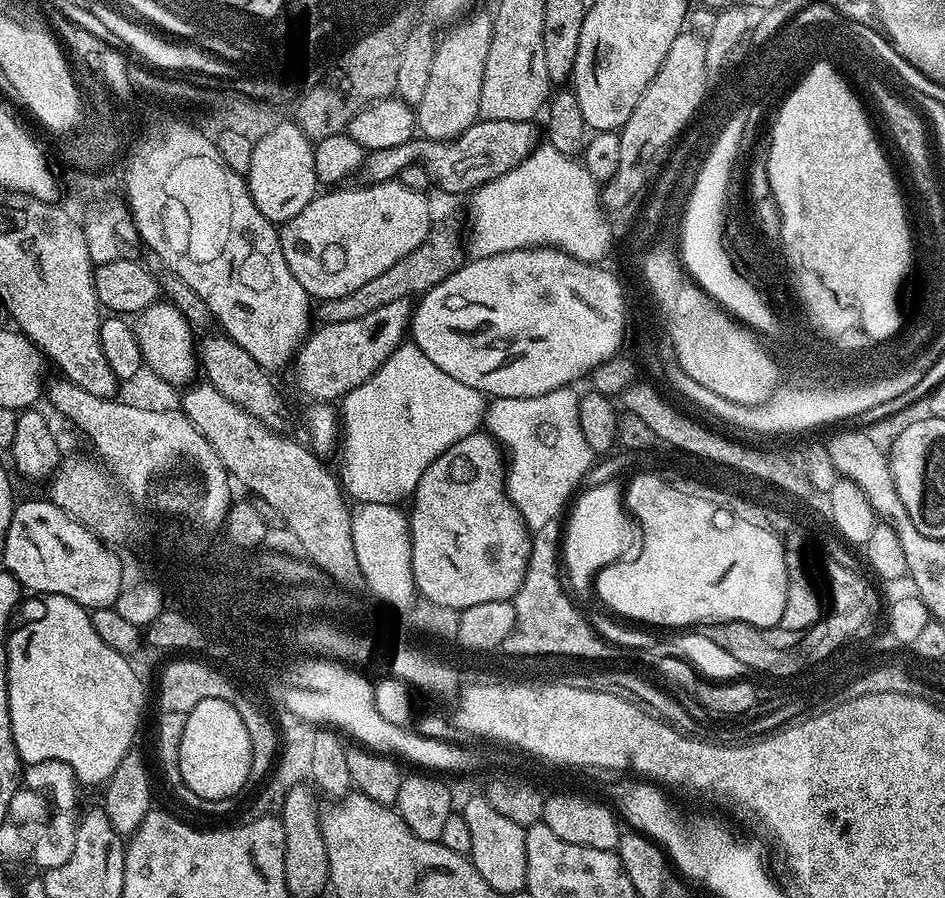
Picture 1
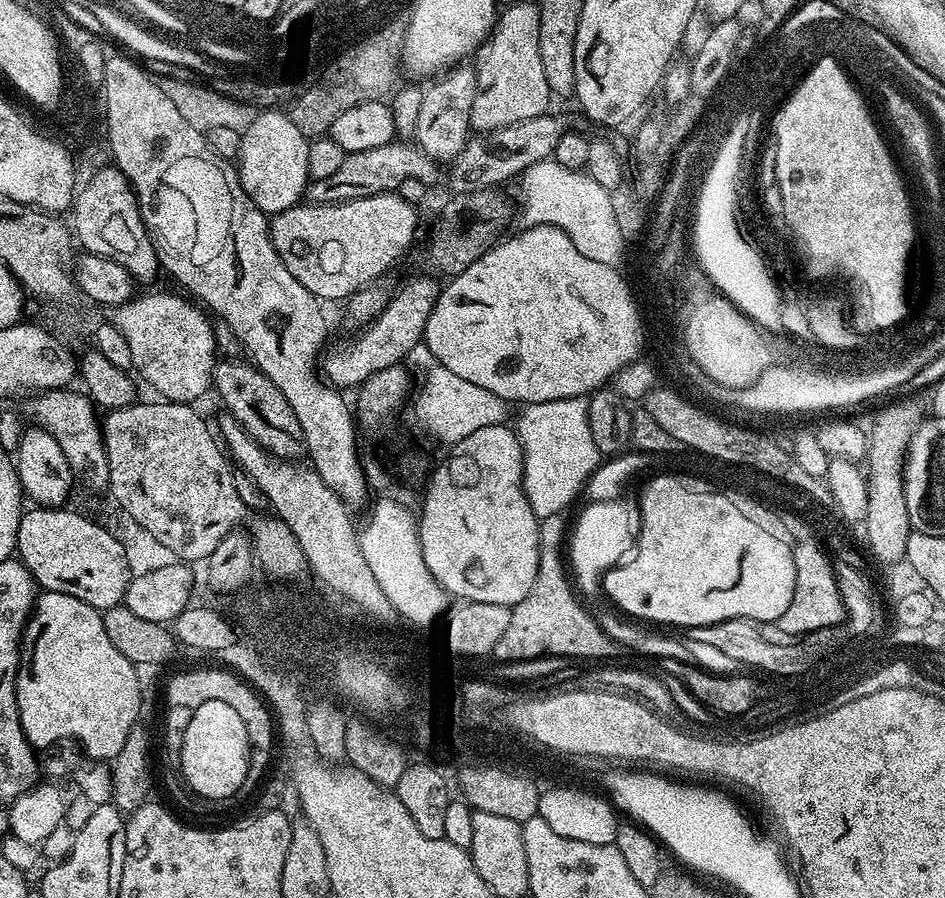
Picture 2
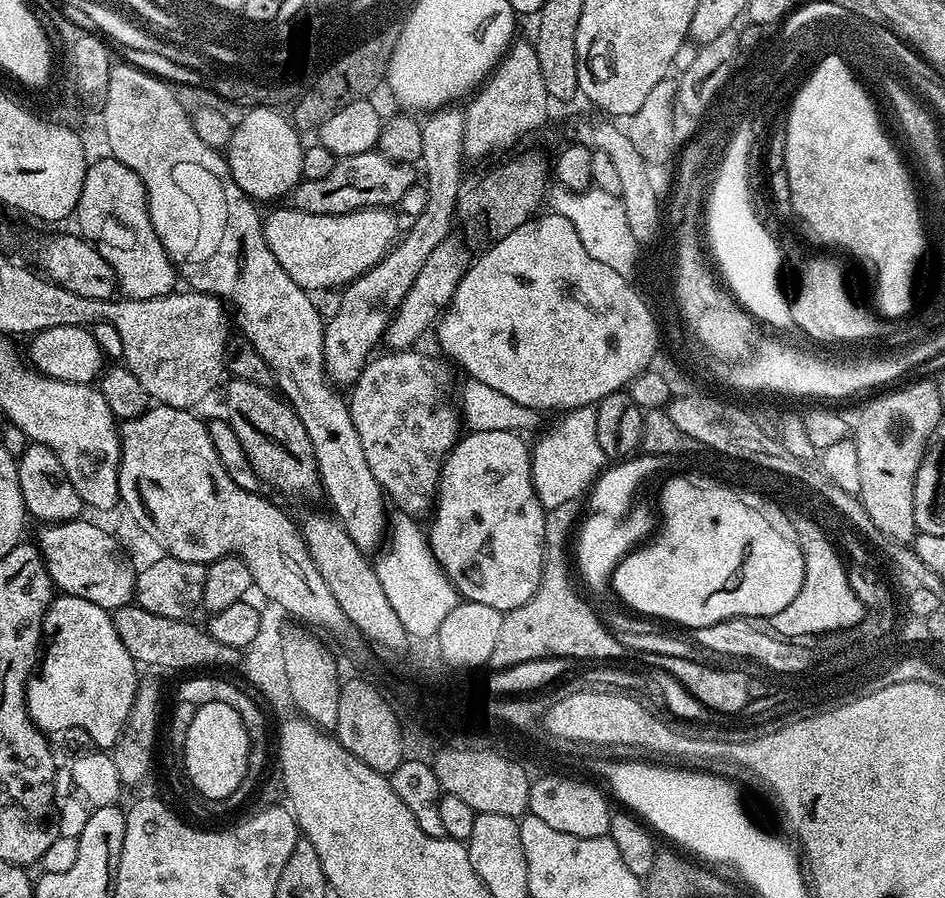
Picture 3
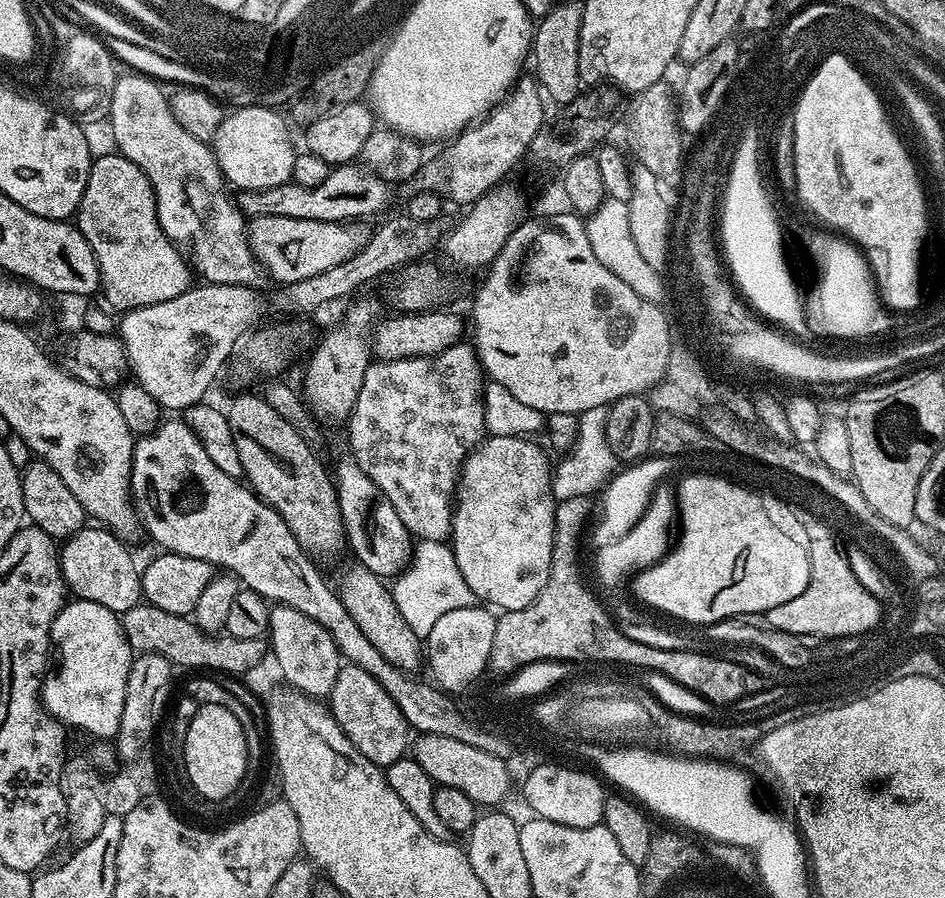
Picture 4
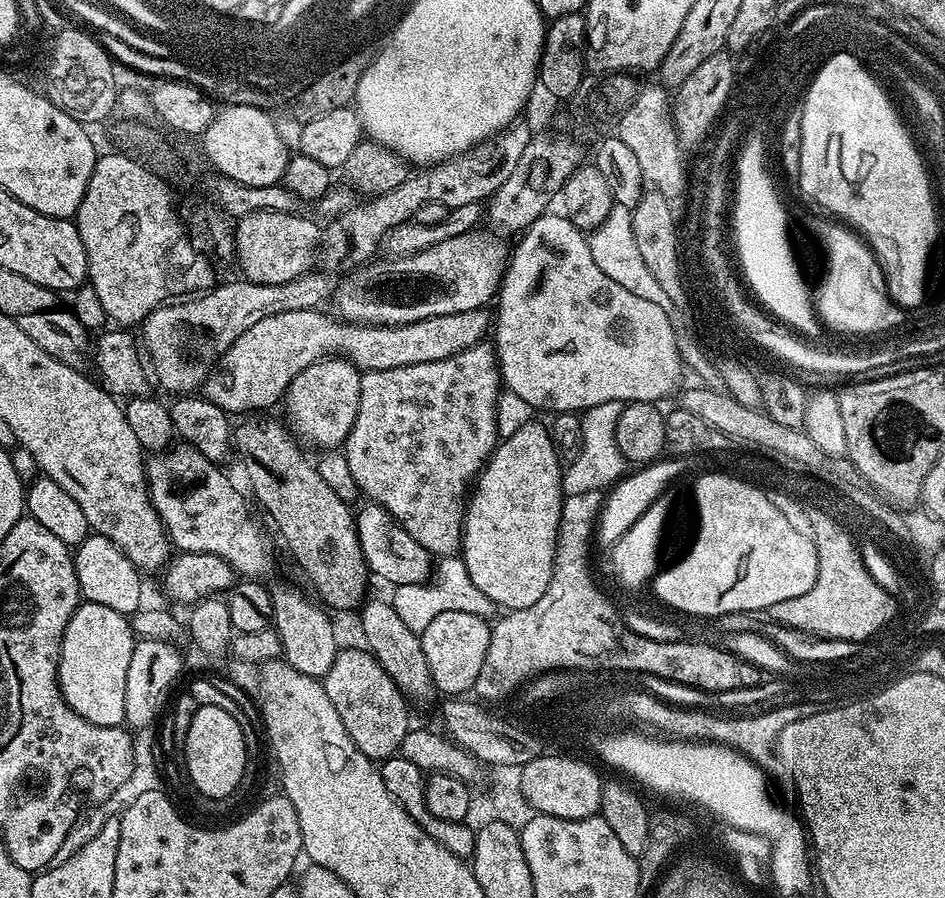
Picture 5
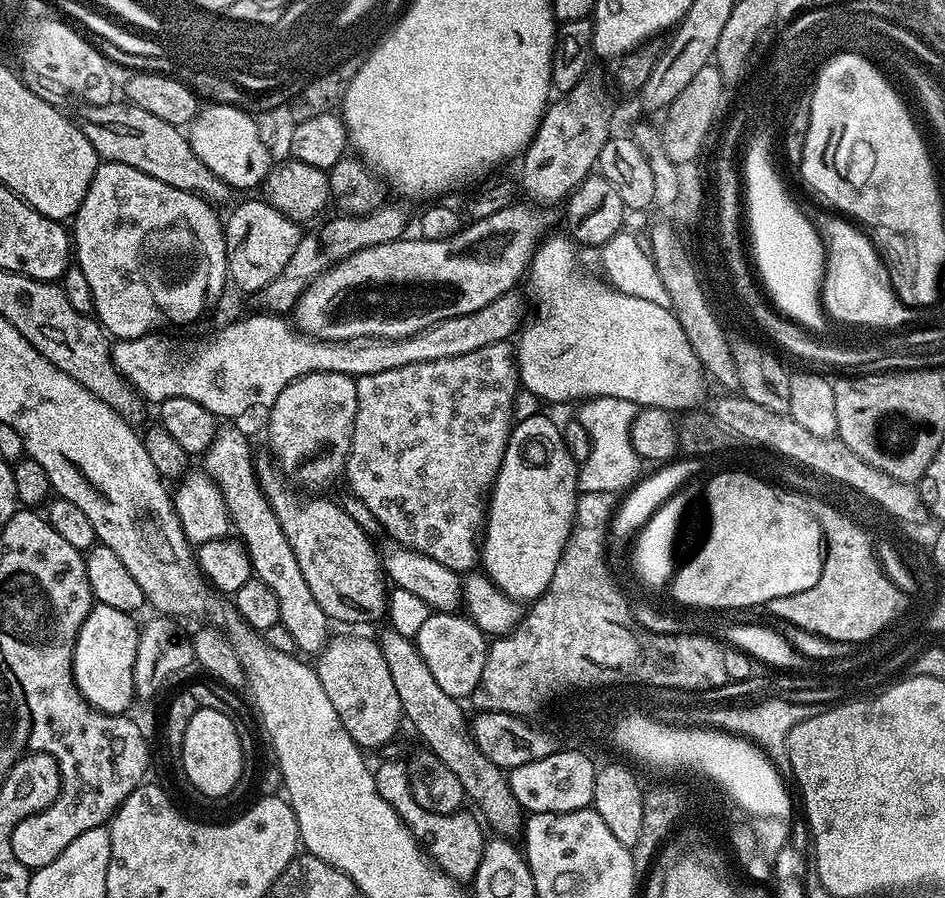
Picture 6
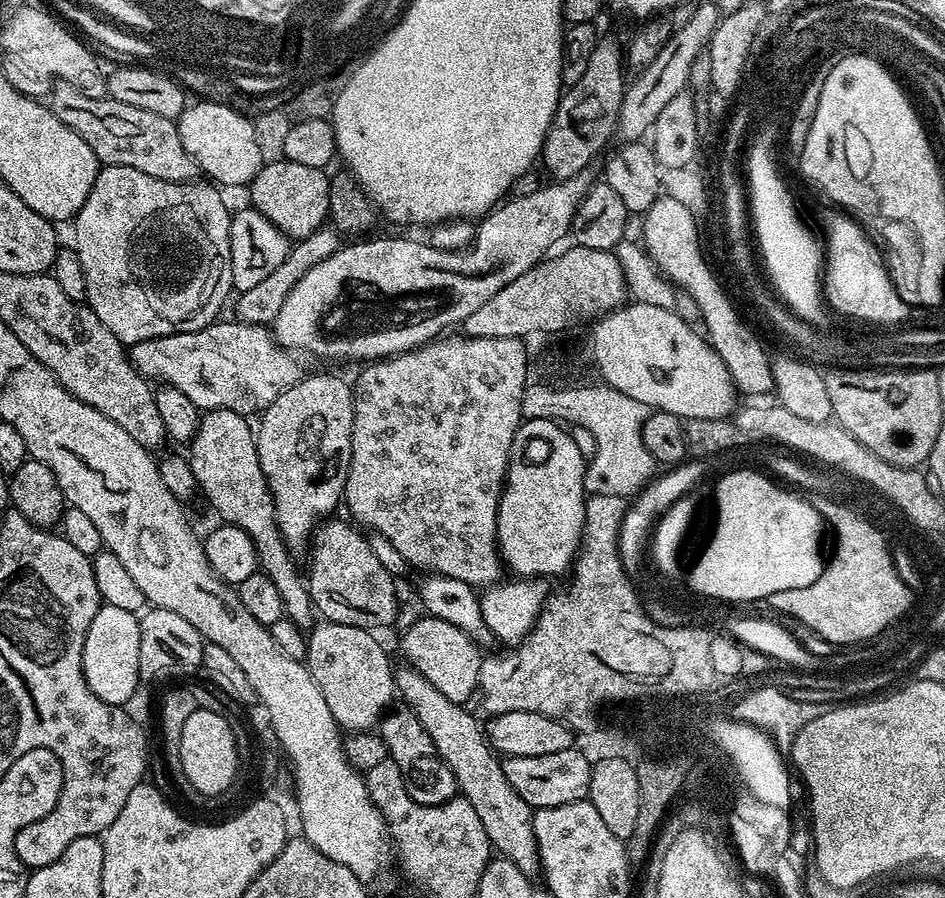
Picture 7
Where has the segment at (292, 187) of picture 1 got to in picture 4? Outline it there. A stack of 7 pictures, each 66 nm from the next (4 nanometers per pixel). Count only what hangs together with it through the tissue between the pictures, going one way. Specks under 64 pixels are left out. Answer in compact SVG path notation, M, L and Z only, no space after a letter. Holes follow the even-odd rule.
M237 108L229 111L222 126L218 126L210 147L225 181L233 189L266 190L292 180L298 148L292 145L292 136L280 115L274 108Z

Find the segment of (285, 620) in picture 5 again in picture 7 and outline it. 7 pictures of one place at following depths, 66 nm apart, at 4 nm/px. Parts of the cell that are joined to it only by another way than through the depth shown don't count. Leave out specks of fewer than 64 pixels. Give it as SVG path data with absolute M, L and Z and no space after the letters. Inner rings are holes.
M214 408L205 411L187 449L189 452L186 452L186 458L194 470L197 489L208 499L209 506L220 515L219 519L250 534L258 554L259 571L265 572L270 582L274 582L278 594L282 594L285 617L295 624L308 626L313 623L314 617L308 582L301 569L300 572L296 569L292 561L293 553L284 545L278 530L272 495L258 462L256 433L253 425L248 424L251 424L249 417L234 410Z

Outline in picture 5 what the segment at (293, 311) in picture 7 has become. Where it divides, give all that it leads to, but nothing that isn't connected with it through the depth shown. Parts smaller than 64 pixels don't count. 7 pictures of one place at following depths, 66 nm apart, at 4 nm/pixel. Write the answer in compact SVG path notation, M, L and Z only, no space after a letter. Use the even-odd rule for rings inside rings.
M480 231L458 234L409 256L393 256L384 260L376 258L349 271L349 276L339 281L334 295L336 308L341 312L339 315L354 324L409 324L422 322L422 318L434 318L438 314L462 314L462 310L491 305L504 276L504 268L508 265L510 248L500 241L503 239L495 231Z

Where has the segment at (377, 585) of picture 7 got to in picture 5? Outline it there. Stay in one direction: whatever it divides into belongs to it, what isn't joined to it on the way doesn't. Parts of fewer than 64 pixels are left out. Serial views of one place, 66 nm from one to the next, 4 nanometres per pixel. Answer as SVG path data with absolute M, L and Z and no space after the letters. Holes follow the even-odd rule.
M244 418L241 419L244 420L241 424L235 425L234 448L237 453L240 451L244 472L248 475L248 484L252 487L257 502L268 511L269 518L276 523L285 546L292 551L297 566L308 575L309 582L316 587L317 594L321 596L319 599L329 609L337 608L340 612L348 612L351 608L359 609L369 595L367 592L370 573L362 558L362 546L358 542L353 509L348 509L347 502L328 485L327 478L304 457L305 449L281 421L280 425L276 420L256 419L260 418Z

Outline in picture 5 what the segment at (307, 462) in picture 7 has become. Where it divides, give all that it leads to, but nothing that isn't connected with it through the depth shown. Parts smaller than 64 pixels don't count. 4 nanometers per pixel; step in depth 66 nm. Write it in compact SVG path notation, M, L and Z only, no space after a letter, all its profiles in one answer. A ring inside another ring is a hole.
M326 356L314 362L314 366L306 366L306 370L290 382L282 401L283 407L288 407L287 427L305 445L339 449L354 426L354 418L358 418L361 375L360 369L343 356Z

